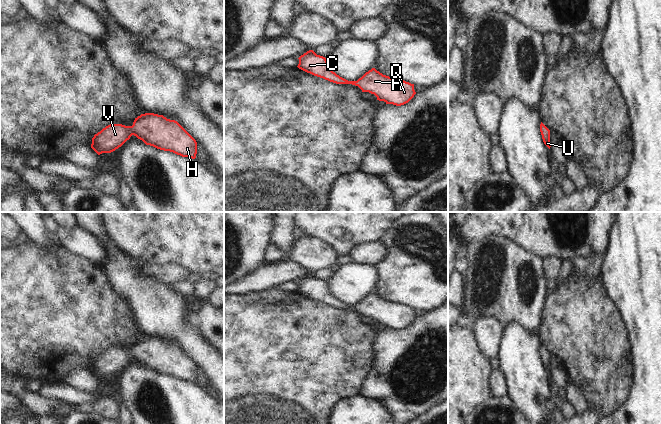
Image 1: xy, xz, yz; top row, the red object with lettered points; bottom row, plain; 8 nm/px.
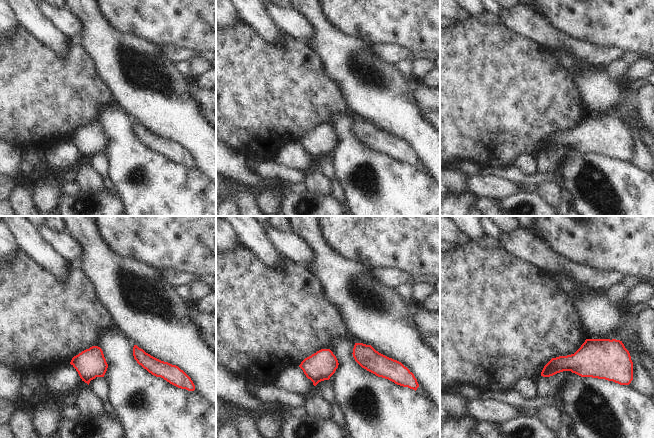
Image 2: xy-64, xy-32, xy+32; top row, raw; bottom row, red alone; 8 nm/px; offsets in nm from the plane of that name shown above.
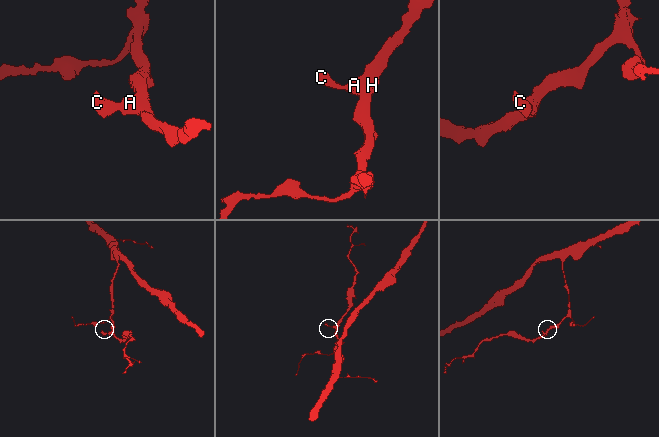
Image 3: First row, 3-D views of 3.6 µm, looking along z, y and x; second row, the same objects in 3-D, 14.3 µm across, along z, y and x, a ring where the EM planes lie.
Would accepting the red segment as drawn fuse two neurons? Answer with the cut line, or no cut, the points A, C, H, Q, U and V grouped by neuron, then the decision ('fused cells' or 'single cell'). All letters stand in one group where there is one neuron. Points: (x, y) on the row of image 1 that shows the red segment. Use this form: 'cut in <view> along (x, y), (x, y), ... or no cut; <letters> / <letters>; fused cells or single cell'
no cut; A C H Q U V; single cell

